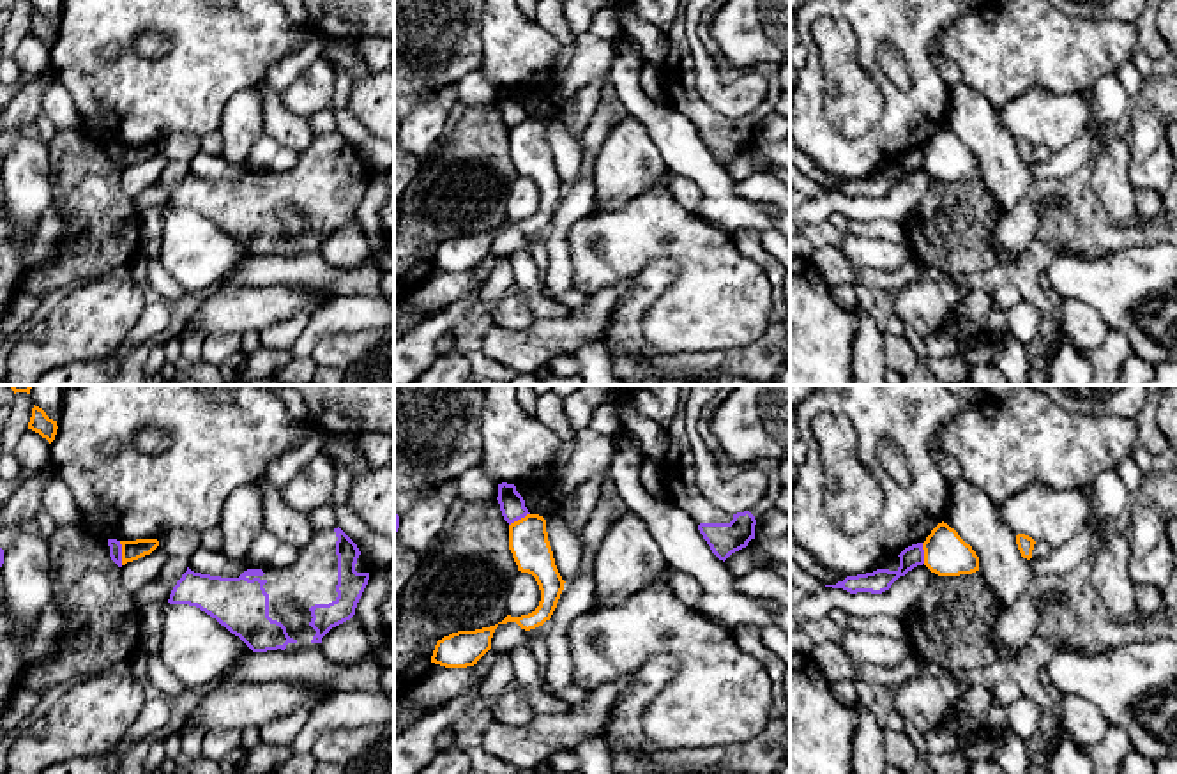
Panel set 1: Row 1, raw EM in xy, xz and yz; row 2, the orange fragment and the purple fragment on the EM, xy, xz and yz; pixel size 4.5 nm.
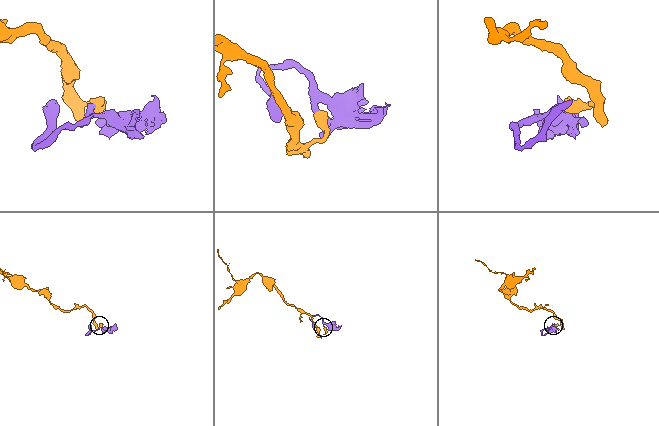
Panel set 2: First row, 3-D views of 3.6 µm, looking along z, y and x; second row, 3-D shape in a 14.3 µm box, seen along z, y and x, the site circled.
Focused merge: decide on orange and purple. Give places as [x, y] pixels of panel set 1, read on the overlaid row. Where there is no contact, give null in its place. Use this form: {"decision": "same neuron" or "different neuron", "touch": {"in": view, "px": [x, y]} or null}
{"decision": "different neuron", "touch": {"in": "xy", "px": [122, 553]}}

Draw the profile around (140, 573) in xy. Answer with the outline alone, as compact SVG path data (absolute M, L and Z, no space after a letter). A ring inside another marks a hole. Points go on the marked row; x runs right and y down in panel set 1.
M157 546L150 555L122 565L122 585L129 596L140 588L152 585L161 574L170 555Z

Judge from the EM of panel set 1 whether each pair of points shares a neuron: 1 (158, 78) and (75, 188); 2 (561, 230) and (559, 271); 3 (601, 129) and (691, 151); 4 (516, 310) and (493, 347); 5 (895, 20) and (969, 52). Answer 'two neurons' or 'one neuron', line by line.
1: two neurons
2: one neuron
3: two neurons
4: two neurons
5: two neurons

